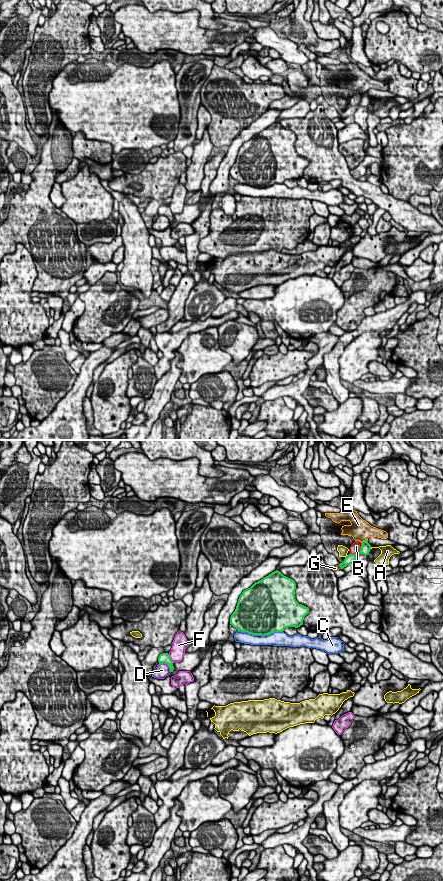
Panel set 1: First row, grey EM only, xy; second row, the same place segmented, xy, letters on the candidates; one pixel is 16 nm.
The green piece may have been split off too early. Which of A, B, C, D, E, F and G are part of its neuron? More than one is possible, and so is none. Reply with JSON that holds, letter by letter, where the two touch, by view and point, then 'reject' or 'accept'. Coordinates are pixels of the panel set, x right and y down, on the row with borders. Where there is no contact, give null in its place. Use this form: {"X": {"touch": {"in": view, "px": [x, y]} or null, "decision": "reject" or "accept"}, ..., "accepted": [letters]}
{"A": {"touch": {"in": "xy", "px": [346, 556]}, "decision": "reject"}, "B": {"touch": {"in": "xy", "px": [359, 551]}, "decision": "reject"}, "C": {"touch": {"in": "xy", "px": [260, 634]}, "decision": "reject"}, "D": {"touch": {"in": "xy", "px": [167, 664]}, "decision": "reject"}, "E": {"touch": {"in": "xy", "px": [365, 540]}, "decision": "reject"}, "F": {"touch": {"in": "xy", "px": [170, 658]}, "decision": "reject"}, "G": {"touch": {"in": "xy", "px": [340, 566]}, "decision": "reject"}, "accepted": []}

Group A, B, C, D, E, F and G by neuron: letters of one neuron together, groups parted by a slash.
A / B / C / D / E / F / G

